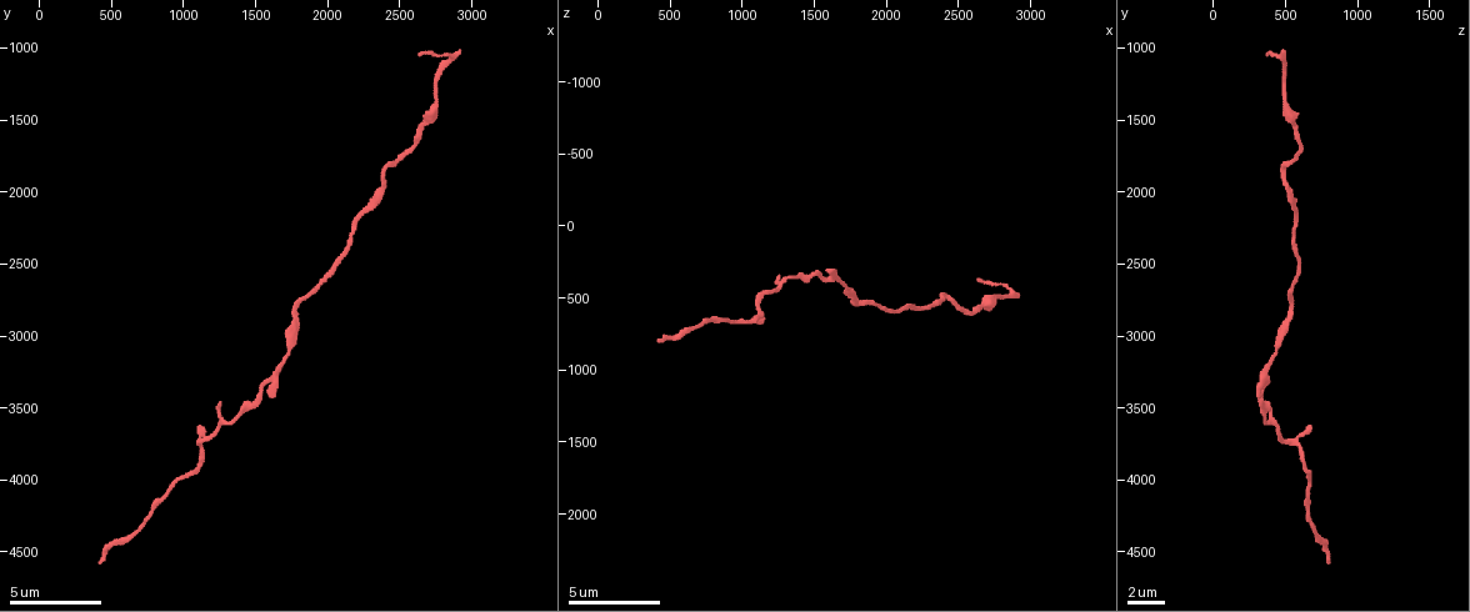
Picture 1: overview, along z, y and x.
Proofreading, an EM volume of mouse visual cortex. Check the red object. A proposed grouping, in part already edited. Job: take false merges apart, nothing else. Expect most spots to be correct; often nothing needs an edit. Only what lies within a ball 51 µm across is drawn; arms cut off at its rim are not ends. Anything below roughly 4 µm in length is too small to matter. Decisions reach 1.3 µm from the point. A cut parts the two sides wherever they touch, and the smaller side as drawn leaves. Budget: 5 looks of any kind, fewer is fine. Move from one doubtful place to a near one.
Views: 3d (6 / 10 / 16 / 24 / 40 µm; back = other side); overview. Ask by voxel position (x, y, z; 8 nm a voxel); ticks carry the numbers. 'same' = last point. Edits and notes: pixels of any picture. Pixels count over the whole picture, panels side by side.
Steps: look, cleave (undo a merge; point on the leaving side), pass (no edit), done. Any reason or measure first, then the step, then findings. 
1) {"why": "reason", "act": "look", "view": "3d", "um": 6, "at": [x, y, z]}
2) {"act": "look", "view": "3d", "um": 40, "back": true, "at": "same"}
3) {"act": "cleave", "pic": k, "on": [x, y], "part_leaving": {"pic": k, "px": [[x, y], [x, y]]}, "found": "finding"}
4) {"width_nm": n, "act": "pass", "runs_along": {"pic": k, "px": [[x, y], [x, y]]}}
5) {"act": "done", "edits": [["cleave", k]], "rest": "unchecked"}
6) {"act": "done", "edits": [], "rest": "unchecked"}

{"act": "look", "view": "3d", "um": 6, "at": [1760, 2820, 560]}

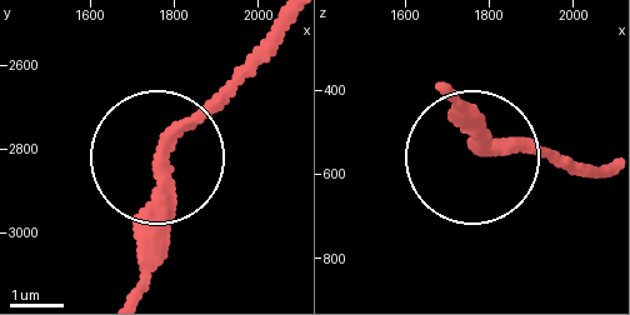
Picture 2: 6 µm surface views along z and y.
{"act": "look", "view": "3d", "um": 6, "back": true, "at": [1775, 2825, 535]}

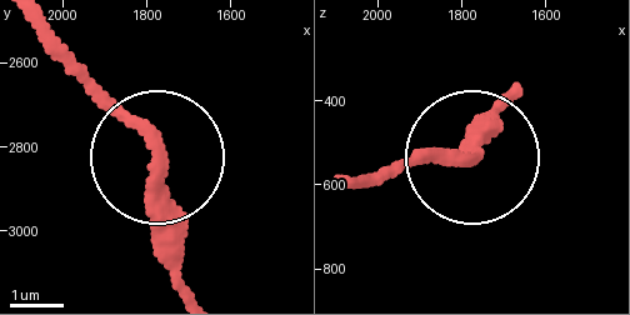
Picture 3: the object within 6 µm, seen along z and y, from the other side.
{"act": "pass", "found": "all the same neuron"}

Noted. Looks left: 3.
{"why": "calibre changes", "act": "look", "view": "3d", "um": 16, "at": [2200, 2180, 560]}

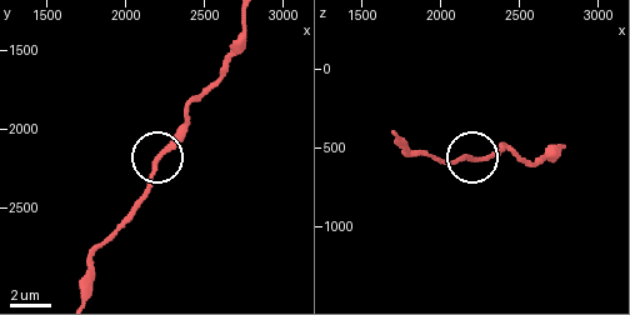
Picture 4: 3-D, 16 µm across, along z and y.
{"act": "pass", "found": "all the same neuron"}

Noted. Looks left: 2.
{"why": "calibre changes", "act": "look", "view": "3d", "um": 10, "at": [1420, 3500, 340]}

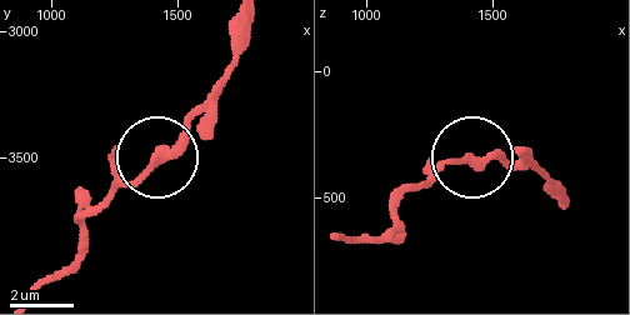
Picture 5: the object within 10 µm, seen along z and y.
{"why": "closer look", "act": "look", "view": "3d", "um": 6, "at": [1440, 3500, 370]}

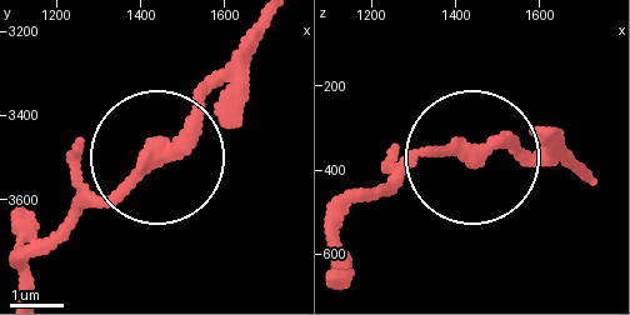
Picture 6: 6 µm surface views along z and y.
{"act": "pass", "runs_along": {"pic": 6, "px": [[581, 176], [493, 141], [411, 159], [349, 195]]}, "found": "all the same neuron"}

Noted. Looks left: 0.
{"act": "done", "edits": [], "rest": "unchecked"}

